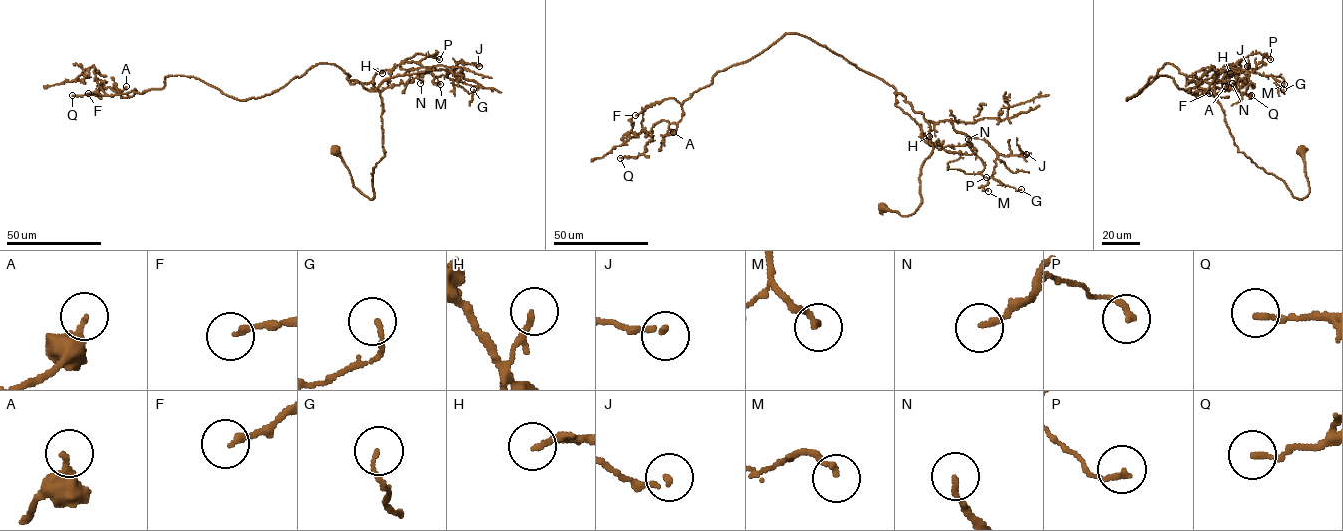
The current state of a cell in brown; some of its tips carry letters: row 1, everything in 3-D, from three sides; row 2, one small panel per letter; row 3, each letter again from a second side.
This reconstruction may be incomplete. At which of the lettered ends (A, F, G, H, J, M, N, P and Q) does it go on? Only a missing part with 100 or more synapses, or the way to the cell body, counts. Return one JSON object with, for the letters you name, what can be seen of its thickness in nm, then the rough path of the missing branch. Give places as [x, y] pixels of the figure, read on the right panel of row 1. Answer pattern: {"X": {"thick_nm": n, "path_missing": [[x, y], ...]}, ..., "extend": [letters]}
{"extend": []}

